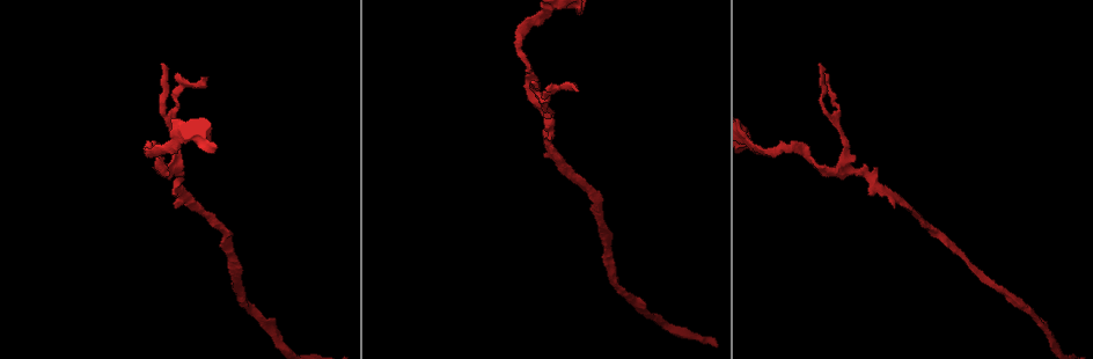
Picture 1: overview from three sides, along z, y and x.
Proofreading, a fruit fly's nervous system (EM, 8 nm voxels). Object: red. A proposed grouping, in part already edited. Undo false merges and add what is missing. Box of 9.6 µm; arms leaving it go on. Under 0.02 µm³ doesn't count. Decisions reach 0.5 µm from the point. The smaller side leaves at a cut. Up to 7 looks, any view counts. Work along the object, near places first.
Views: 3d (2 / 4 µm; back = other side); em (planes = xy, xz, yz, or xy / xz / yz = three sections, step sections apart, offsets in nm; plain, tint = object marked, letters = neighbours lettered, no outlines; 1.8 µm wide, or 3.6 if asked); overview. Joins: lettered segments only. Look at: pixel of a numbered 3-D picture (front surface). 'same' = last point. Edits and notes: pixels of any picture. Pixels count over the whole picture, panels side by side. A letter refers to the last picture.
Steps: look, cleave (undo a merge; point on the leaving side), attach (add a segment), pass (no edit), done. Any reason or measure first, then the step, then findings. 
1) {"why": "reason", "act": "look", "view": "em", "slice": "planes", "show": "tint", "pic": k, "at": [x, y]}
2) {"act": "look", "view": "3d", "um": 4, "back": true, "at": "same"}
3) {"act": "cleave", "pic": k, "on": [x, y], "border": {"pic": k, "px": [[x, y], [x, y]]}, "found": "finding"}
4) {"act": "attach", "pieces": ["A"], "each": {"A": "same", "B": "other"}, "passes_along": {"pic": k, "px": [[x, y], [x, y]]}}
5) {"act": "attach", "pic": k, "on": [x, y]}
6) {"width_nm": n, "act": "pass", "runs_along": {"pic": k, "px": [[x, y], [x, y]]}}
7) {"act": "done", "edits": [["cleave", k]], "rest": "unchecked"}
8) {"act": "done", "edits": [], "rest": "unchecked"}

{"why": "abrupt turn", "act": "look", "view": "em", "slice": "yz", "step": 16, "show": "tint", "pic": 1, "at": [771, 152]}

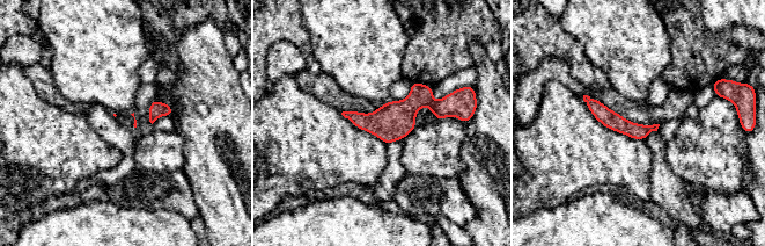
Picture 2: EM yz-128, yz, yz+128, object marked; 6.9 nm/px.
{"why": "cut it another way", "act": "look", "view": "em", "slice": "planes", "show": "tint", "at": "same"}

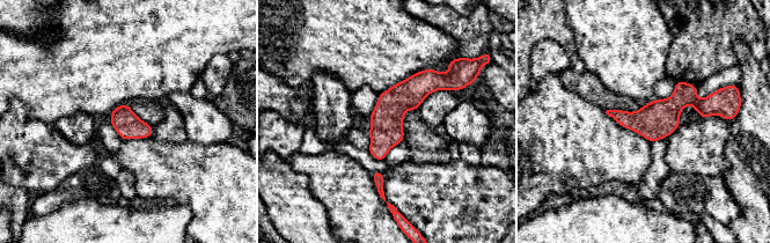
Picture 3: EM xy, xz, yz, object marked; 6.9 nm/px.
{"why": "see the neighbours", "act": "look", "view": "em", "slice": "planes", "show": "letters", "at": "same"}

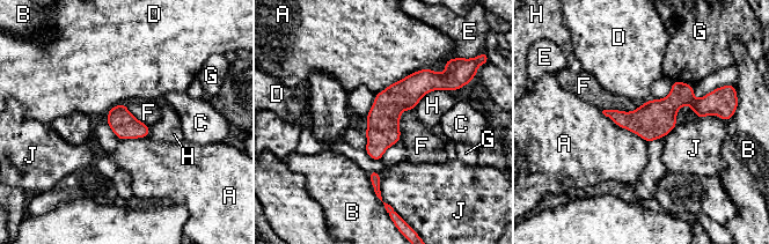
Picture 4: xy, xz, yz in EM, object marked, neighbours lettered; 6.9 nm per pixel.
{"act": "pass", "each": {"A": "other", "B": "other", "C": "other", "D": "other", "E": "other", "F": "other", "G": "other", "H": "other", "J": "other"}, "border": {"pic": 4, "px": [[414, 109], [400, 117], [400, 140]]}, "found": "all the same cell"}

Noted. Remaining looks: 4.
{"act": "look", "view": "em", "slice": "planes", "show": "tint", "pic": 1, "at": [162, 169]}

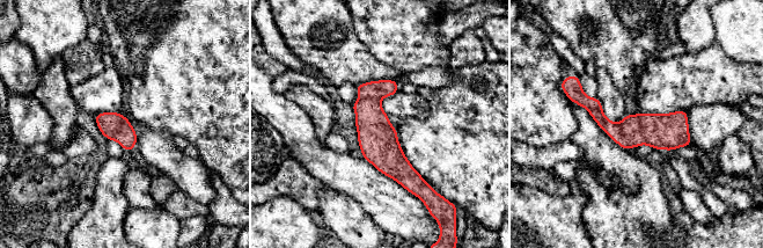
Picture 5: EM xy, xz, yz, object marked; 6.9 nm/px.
{"act": "look", "view": "em", "slice": "planes", "show": "letters", "at": "same"}

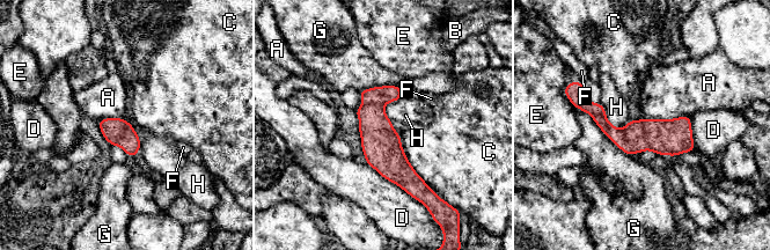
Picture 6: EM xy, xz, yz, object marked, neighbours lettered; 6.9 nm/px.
{"longest_contact_nm": ["G", 500], "act": "pass", "each": {"A": "other", "B": "other", "C": "other", "D": "other", "E": "other", "F": "other", "G": "other", "H": "other"}, "runs_along": {"pic": 6, "px": [[578, 104], [618, 137], [691, 147]]}, "found": "one cell here"}

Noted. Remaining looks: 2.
{"why": "an open end", "act": "look", "view": "em", "um": 3.6, "slice": "planes", "show": "letters", "pic": 1, "at": [578, 90]}

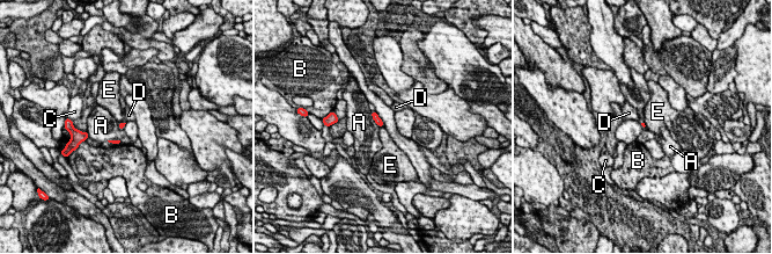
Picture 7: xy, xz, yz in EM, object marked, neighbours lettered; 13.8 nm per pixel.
{"act": "pass", "each": {"A": "other", "B": "other", "C": "other", "D": "other", "E": "other"}, "border": {"pic": 7, "px": [[380, 125], [383, 126]]}, "found": "no lettered segment goes on from it"}

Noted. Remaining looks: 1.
{"act": "done", "edits": [], "rest": "unchecked"}

